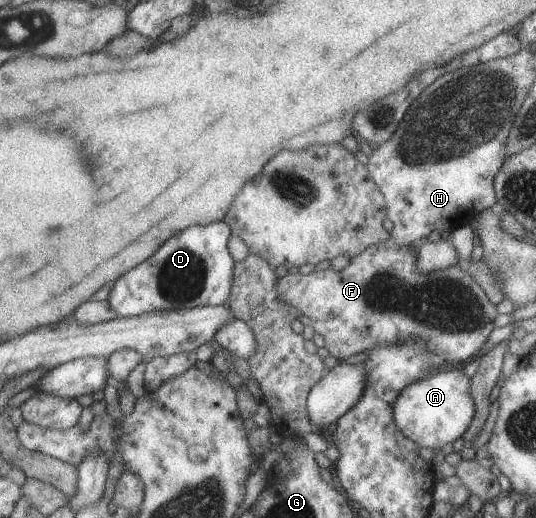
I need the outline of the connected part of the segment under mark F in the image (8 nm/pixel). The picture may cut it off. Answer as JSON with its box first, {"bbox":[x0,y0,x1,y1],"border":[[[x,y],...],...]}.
{"bbox":[275,238,497,364],"border":[[[388,238],[369,245],[362,253],[349,258],[348,265],[340,271],[328,267],[308,275],[286,274],[276,280],[275,290],[280,301],[308,317],[313,331],[322,335],[323,347],[334,359],[344,359],[374,345],[400,342],[410,335],[422,339],[427,346],[434,346],[434,351],[446,364],[472,359],[474,353],[484,345],[488,333],[496,328],[491,322],[497,314],[495,305],[458,265],[420,274],[415,268],[415,253],[409,245],[401,246]]]}

